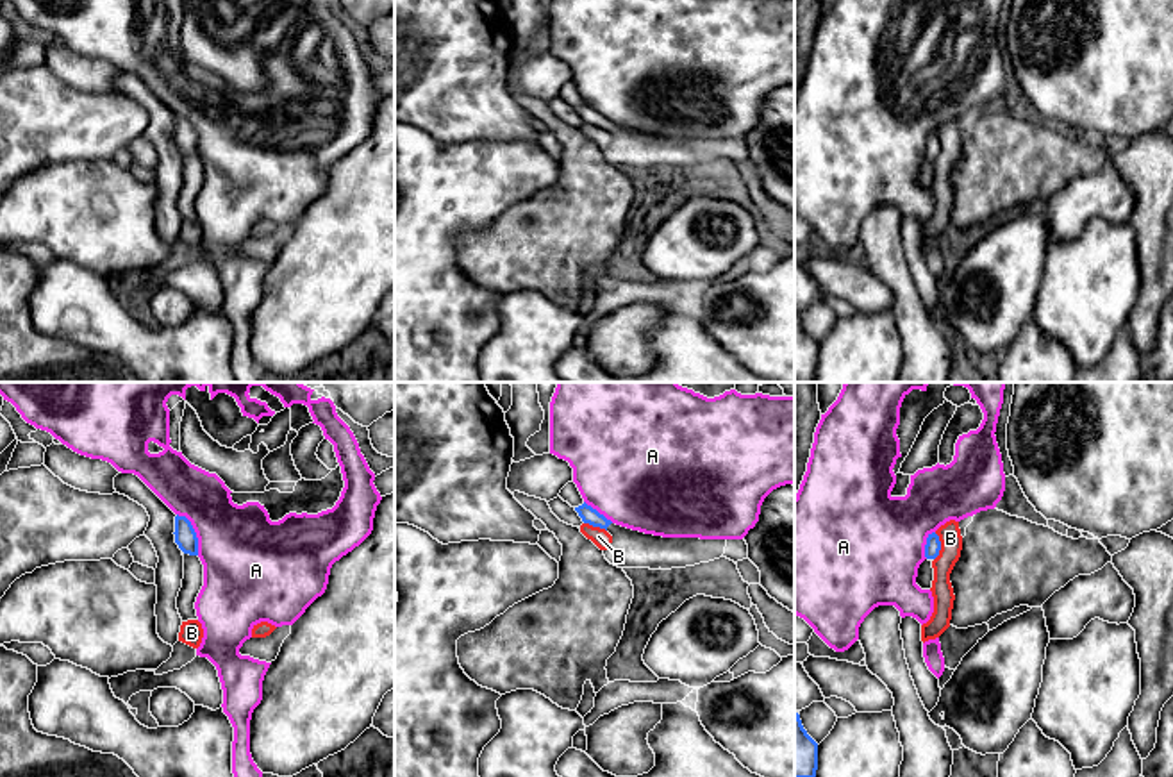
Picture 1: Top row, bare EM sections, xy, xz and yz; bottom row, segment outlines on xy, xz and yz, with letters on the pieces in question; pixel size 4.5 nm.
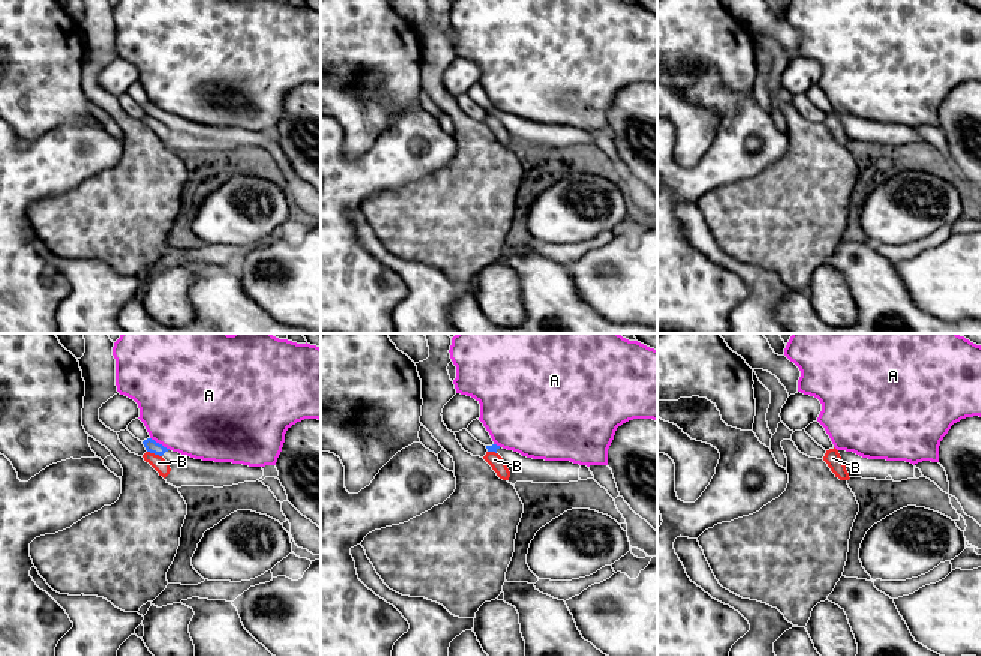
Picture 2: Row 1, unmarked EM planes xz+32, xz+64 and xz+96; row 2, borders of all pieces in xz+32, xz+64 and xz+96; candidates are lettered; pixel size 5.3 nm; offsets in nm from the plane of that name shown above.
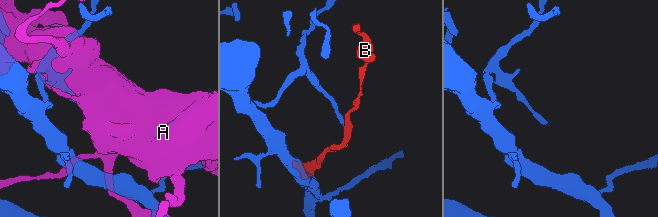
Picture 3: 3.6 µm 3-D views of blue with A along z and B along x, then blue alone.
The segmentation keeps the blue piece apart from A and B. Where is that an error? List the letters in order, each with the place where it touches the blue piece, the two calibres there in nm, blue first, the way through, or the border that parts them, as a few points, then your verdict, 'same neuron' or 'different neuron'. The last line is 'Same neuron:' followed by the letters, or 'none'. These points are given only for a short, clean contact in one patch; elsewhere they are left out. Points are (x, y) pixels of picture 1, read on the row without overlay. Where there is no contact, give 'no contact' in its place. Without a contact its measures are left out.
A: meets blue in xy at (195, 133); 100 nm thick on the blue side, 400 nm on the other; different neuron
B: meets blue in yz at (940, 147); 70 nm thick on the blue side, 100 nm on the other; border along yz (936, 133), (940, 154), (934, 159); different neuron
Same neuron: none

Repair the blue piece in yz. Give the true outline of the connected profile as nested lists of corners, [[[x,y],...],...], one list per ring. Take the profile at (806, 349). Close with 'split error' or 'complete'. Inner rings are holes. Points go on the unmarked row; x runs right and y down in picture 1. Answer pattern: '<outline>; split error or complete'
[[[794,313],[794,379],[814,380],[818,370],[818,343],[807,334]]]; complete

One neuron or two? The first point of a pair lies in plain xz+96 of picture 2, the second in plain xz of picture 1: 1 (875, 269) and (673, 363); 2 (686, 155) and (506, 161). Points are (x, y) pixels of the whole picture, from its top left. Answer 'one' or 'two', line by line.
1: one
2: two

